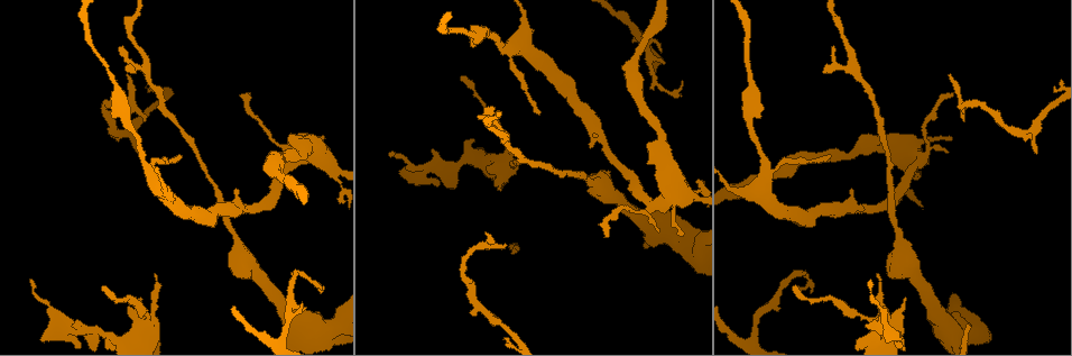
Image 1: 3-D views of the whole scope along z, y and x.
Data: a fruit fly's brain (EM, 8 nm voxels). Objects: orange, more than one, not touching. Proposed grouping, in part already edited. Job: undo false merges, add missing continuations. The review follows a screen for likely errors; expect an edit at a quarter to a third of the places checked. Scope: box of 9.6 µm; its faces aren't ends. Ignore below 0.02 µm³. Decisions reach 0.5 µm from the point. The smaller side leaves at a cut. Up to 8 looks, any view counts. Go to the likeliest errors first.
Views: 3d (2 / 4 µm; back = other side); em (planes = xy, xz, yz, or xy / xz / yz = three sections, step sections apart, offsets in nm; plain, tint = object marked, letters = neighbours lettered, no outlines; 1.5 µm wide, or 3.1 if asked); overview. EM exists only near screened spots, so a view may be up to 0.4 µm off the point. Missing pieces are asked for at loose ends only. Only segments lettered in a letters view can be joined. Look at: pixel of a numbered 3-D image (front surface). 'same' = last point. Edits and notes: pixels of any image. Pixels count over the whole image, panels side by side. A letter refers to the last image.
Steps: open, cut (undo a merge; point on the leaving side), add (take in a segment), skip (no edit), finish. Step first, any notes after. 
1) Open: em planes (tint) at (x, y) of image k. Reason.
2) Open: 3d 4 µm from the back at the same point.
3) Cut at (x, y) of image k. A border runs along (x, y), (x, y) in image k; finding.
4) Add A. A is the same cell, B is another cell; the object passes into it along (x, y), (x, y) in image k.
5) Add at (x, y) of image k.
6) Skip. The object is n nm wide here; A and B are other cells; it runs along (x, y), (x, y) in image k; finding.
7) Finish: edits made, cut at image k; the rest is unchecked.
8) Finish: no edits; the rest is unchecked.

Open: em planes (tint) at (1036, 150) of image 1. An open end.

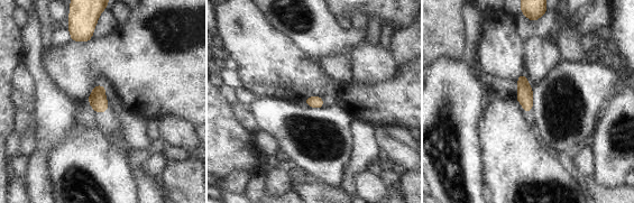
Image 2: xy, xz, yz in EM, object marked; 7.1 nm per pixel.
Open: em planes (letters) at the same point.

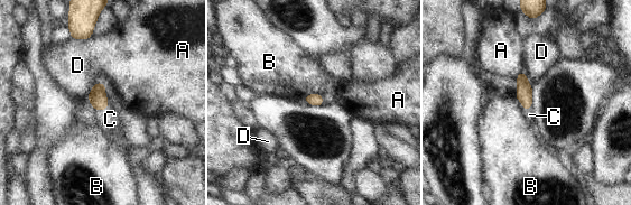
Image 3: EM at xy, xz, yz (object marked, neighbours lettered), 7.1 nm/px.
Add C. C is the same cell, A, B and D are other cells; it goes on there.

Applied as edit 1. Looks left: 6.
Open: em planes (letters) at (876, 275) of image 1. Tapers out.

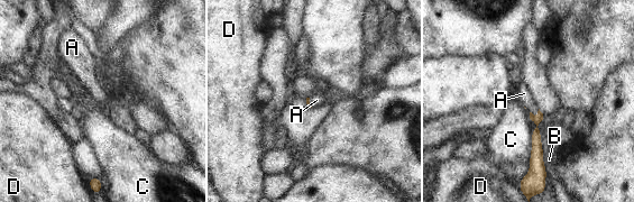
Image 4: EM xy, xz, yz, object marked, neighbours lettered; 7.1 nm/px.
Add A. A is the same cell, B, C and D are other cells; the object passes into it along (536, 150), (534, 116), (524, 93) in image 4; the neuron continues.

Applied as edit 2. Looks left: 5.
Open: 3d 2 µm at (496, 39) of image 1. Thick turns thin.

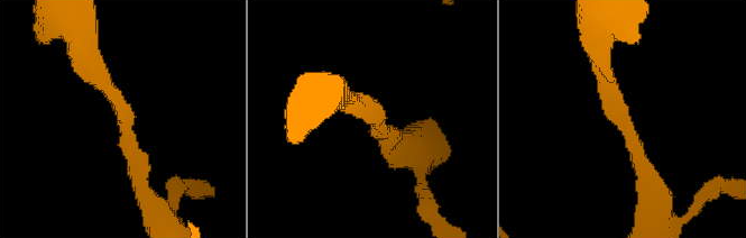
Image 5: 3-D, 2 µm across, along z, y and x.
Open: em xy step 8 (letters) at (627, 121) of image 5.

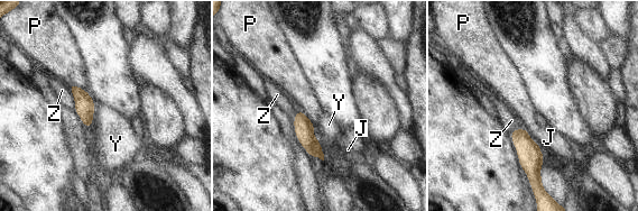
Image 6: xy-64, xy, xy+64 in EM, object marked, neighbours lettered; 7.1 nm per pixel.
Open: em planes (letters) at the same point. Another direction.

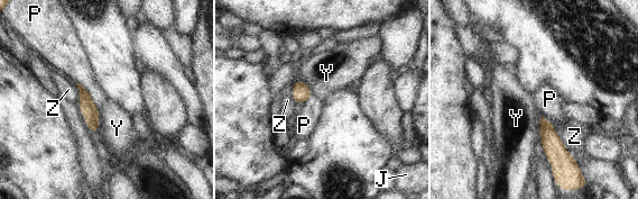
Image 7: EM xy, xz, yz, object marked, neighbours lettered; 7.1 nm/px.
Skip. The longest contact is with P, 240 nm; J, P, Y and Z are other cells; all the same neuron.

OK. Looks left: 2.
Finish: edits made, add at image 3, add at image 4; the rest is unchecked.

